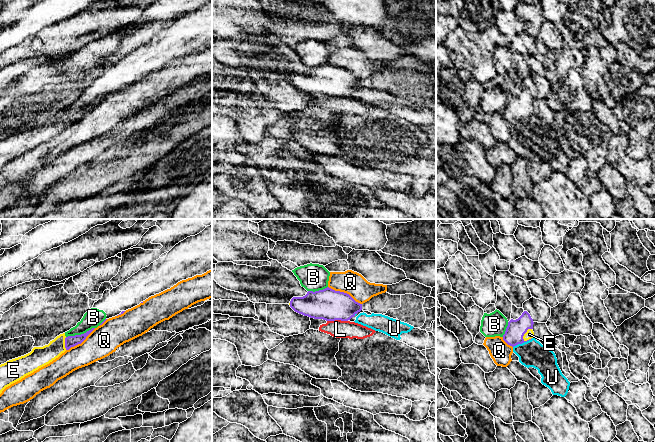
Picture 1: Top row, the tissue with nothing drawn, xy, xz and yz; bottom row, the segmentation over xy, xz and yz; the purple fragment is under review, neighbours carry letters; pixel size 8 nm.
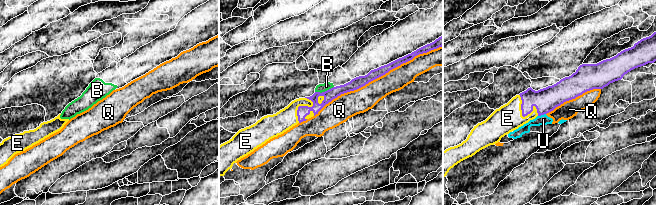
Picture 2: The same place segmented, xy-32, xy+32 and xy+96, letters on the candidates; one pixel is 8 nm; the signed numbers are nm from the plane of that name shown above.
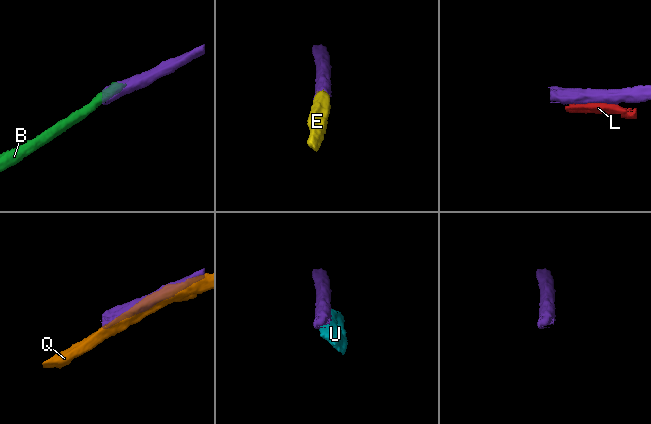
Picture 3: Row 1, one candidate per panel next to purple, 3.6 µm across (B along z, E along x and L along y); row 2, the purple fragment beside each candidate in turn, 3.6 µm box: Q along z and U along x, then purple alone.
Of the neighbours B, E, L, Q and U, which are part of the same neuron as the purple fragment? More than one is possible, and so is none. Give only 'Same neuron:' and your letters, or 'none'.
Same neuron: E

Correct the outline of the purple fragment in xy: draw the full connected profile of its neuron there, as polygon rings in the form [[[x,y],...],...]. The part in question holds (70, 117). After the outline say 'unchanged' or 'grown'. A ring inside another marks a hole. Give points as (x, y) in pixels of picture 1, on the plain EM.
[[[94,105],[75,112],[66,113],[65,109],[60,110],[48,121],[34,123],[30,129],[1,140],[0,170],[6,163],[49,140],[71,123],[81,120]]] | grown

